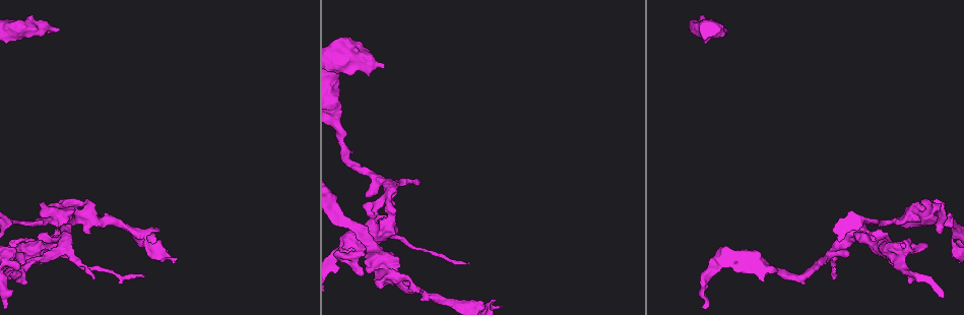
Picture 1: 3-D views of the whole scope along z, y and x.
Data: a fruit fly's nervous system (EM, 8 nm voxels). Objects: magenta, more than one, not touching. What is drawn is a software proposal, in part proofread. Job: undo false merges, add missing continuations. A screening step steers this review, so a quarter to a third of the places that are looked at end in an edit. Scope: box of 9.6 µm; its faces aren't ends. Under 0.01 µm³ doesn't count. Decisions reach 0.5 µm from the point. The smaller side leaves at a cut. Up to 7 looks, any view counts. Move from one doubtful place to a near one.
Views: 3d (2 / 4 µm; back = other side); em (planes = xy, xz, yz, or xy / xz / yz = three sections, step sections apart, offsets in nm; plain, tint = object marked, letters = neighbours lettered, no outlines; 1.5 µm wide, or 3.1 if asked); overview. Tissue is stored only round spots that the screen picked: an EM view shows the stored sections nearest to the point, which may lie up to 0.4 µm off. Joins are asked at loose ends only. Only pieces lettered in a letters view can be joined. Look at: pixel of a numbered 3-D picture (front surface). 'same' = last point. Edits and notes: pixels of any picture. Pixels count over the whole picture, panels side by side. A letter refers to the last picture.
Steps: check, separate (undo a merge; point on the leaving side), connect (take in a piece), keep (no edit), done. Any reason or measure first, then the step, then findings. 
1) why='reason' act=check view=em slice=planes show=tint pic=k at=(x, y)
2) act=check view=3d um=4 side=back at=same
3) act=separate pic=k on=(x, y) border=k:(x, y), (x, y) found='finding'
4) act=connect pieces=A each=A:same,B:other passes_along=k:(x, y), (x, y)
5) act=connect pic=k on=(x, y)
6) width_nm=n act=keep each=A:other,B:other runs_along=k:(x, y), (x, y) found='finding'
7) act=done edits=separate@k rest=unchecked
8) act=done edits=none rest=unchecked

why='sudden change in width' act=check view=3d um=2 pic=1 at=(16, 272)

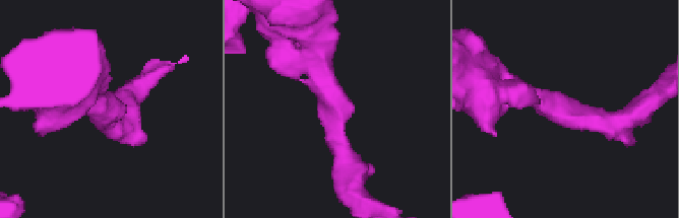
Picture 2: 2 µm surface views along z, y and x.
arm_widths_nm=200,600 act=check view=em slice=xy step=4 show=tint pic=2 at=(326, 77)

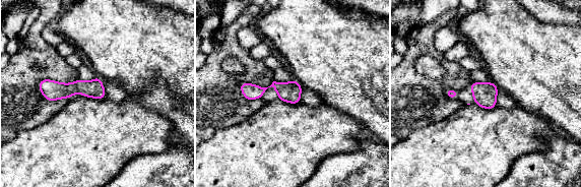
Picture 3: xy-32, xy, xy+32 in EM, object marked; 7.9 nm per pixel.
act=check view=em slice=xy step=4 show=letters at=same

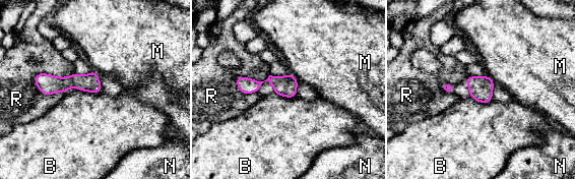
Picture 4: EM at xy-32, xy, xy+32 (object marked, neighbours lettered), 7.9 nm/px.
width_nm=140 act=keep each=B:other,M:other,N:other,R:other border=4:(78, 90), (92, 93), (101, 92) found='all the same neuron'

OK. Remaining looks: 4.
why='tapers out' act=check view=em slice=planes show=letters pic=1 at=(418, 184)

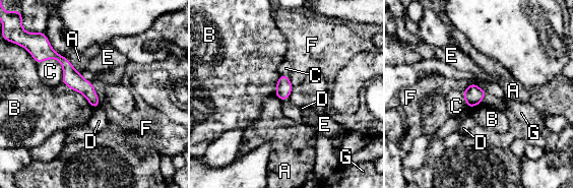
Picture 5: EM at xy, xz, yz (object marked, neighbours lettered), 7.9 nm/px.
act=keep each=A:other,B:other,C:other,D:other,E:other,F:other,G:other border=5:(487, 92), (481, 103) found='no lettered piece goes on from it'

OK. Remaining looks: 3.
why='end of a long branch' act=check view=em slice=planes show=tint pic=1 at=(58, 29)

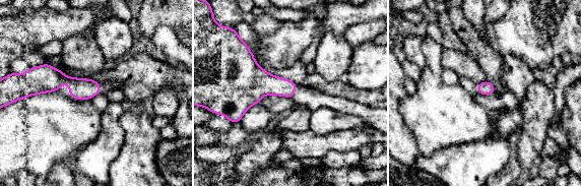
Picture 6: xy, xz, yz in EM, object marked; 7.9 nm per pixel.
why='what lies round it' act=check view=em slice=planes show=letters at=same

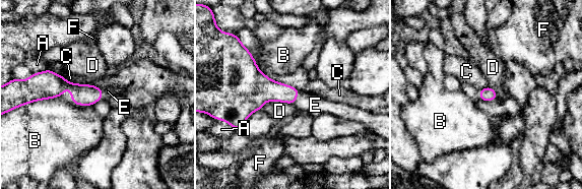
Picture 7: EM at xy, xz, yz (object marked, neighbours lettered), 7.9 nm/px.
act=connect pieces=E each=A:other,B:other,C:other,D:other,E:same,F:other found='it goes on there'

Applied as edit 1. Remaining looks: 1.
act=done edits=connect@7 rest=unchecked

